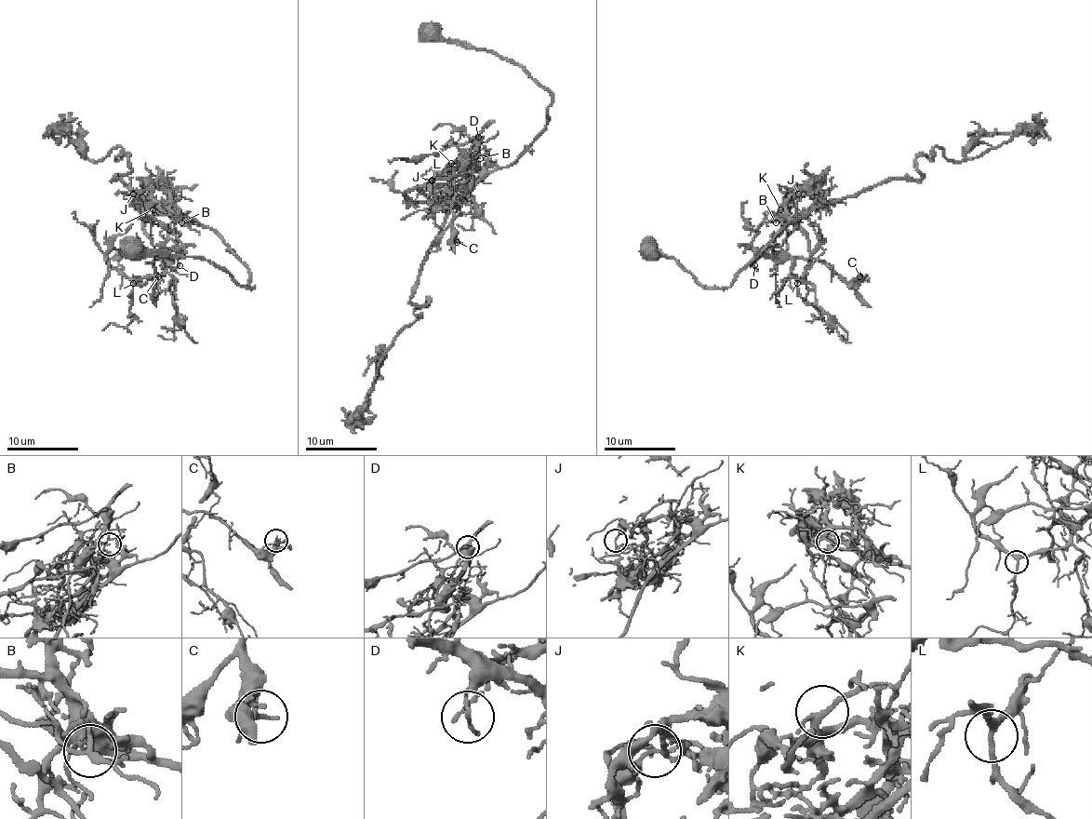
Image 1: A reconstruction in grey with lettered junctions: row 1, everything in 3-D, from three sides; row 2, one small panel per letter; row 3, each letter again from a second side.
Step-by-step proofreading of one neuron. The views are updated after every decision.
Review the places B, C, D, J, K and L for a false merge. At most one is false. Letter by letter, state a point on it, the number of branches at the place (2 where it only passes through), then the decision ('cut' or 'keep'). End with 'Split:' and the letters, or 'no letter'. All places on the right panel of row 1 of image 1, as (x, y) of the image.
B: at (776, 222); 3 branches meet; keep
C: at (859, 276); 2 branches meet; keep
D: at (754, 265); 2 branches meet; keep
J: at (798, 194); 3 branches meet; cut
K: at (780, 209); 3 branches meet; keep
L: at (797, 283); 3 branches meet; keep
Split: J

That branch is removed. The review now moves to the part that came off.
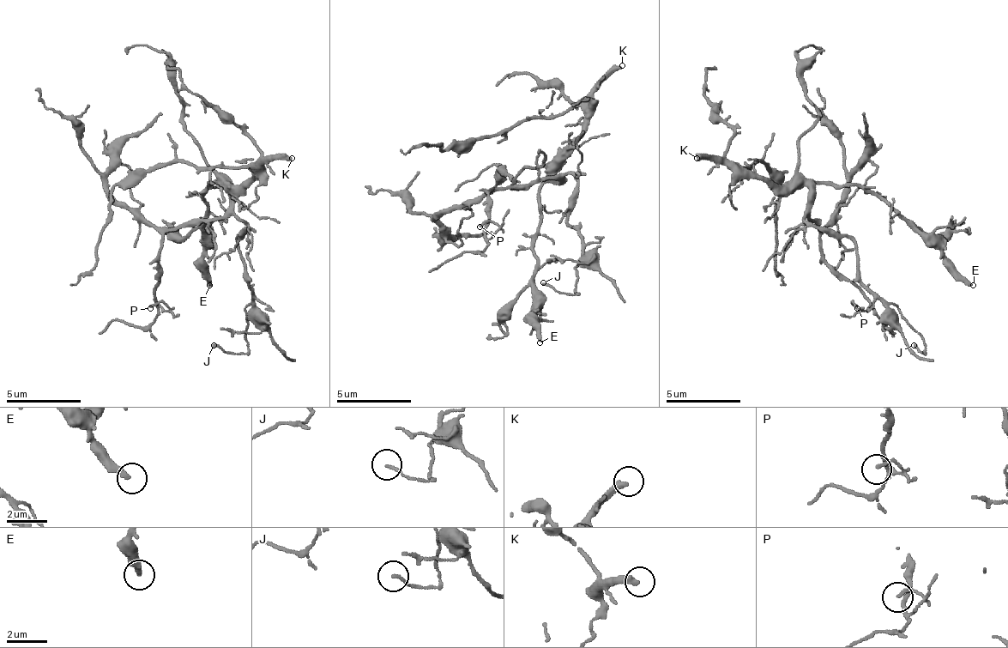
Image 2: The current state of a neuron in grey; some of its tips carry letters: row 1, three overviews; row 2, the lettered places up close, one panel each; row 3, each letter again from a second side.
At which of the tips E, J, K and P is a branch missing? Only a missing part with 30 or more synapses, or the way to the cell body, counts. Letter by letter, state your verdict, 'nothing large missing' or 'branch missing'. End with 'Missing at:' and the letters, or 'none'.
E: nothing large missing
J: nothing large missing
K: branch missing
P: nothing large missing
Missing at: K

